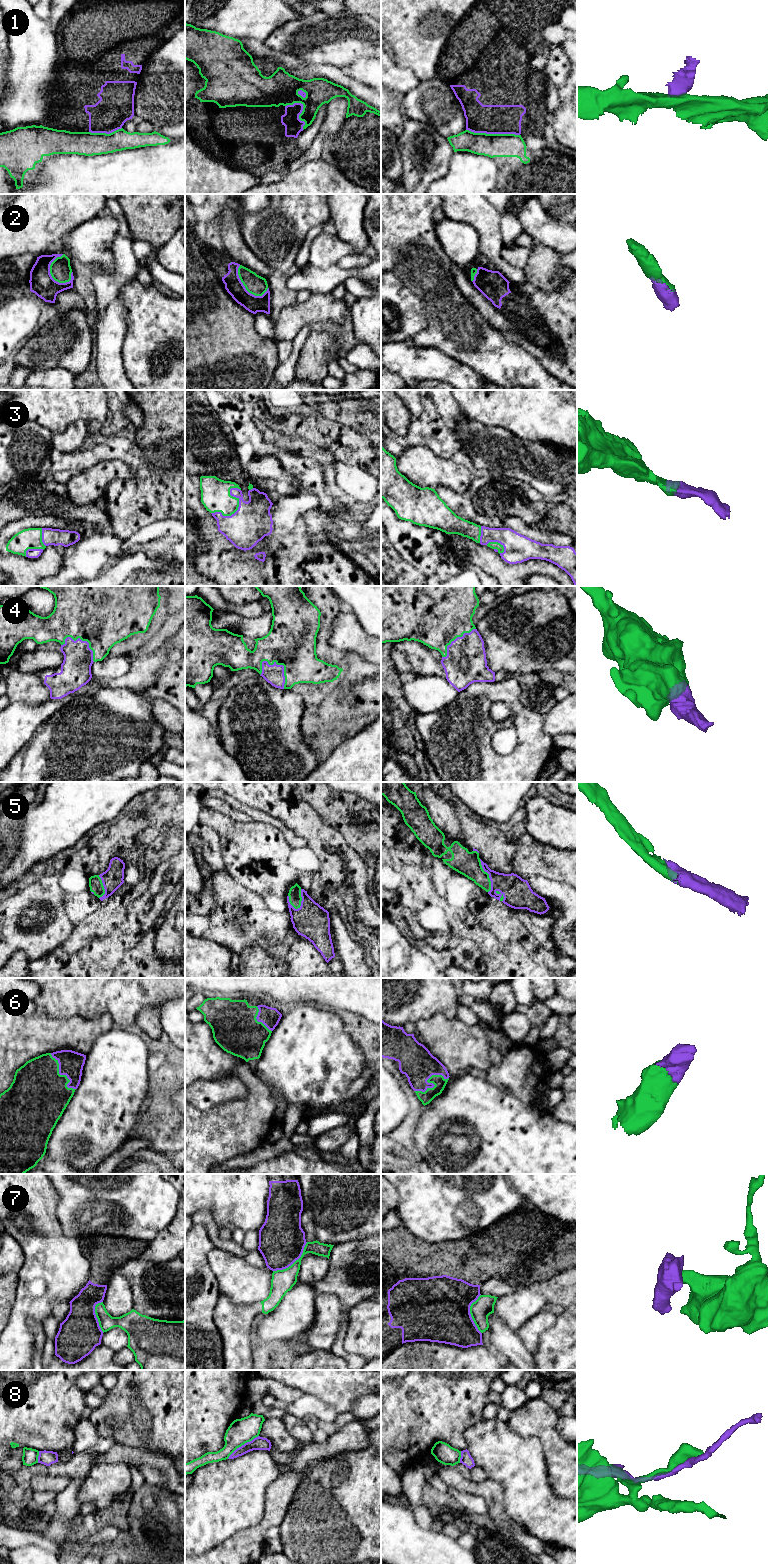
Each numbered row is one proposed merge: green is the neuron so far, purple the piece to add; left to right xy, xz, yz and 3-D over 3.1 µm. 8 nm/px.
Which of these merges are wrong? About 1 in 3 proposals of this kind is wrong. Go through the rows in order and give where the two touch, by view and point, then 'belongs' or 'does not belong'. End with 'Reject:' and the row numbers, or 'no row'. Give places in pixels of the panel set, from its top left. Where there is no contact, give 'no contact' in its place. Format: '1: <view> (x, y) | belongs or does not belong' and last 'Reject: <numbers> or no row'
1: yz (493, 134) | does not belong
2: xy (50, 268) | belongs
3: xz (238, 506) | belongs
4: xz (284, 667) | belongs
5: xz (301, 900) | belongs
6: yz (429, 1082) | belongs
7: xz (294, 1262) | does not belong
8: xz (242, 1444) | does not belong
Reject: 1, 7, 8

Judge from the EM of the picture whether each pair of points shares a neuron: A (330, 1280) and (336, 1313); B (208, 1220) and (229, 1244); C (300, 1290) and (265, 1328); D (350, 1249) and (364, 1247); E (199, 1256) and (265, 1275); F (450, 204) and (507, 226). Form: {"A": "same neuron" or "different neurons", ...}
{"A": "different neurons", "B": "same neuron", "C": "same neuron", "D": "same neuron", "E": "different neurons", "F": "different neurons"}

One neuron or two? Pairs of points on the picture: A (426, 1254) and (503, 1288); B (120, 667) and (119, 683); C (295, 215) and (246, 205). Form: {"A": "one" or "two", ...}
{"A": "two", "B": "two", "C": "two"}

